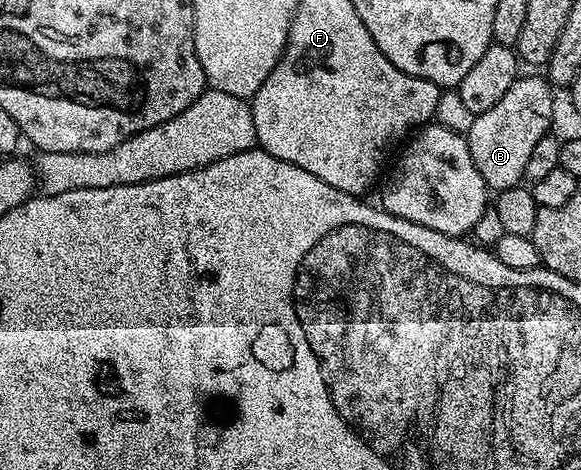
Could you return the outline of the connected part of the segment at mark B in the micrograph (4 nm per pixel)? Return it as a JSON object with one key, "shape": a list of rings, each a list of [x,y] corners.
{"shape":[[[517,77],[516,82],[510,84],[510,88],[506,88],[506,96],[502,96],[502,100],[494,104],[494,108],[477,114],[474,124],[470,124],[470,128],[466,131],[470,156],[474,159],[474,168],[482,172],[482,180],[486,180],[489,191],[499,192],[521,185],[525,181],[526,163],[530,161],[535,145],[544,134],[553,129],[552,93],[554,90],[543,77],[540,78]]]}

